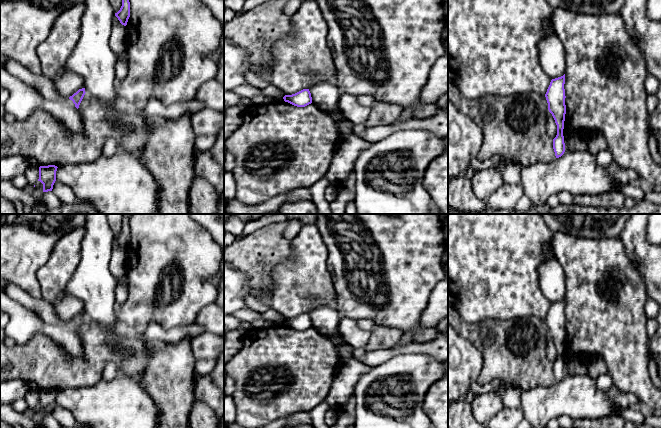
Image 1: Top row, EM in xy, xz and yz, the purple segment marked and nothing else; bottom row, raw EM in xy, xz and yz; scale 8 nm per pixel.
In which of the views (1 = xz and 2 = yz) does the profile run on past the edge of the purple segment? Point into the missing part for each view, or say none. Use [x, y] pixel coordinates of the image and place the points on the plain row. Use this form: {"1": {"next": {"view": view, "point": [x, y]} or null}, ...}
{"1": {"next": null}, "2": {"next": null}}

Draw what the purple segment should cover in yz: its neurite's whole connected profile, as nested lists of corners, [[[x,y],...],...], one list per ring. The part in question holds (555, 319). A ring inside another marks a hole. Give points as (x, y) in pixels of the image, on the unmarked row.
[[[565,298],[561,301],[552,303],[545,318],[548,327],[548,334],[552,338],[557,349],[557,359],[553,363],[553,373],[556,382],[561,381],[565,376],[563,353],[566,338],[566,320],[564,308]]]

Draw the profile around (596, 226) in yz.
[[[540,214],[551,232],[580,238],[619,237],[631,214]]]

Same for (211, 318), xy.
[[[216,302],[209,304],[200,311],[194,323],[203,326],[207,332],[224,333],[224,307]]]

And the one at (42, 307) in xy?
[[[9,284],[4,292],[24,308],[36,312],[44,322],[48,324],[61,323],[53,306],[45,299],[34,298],[25,290],[14,284]]]

